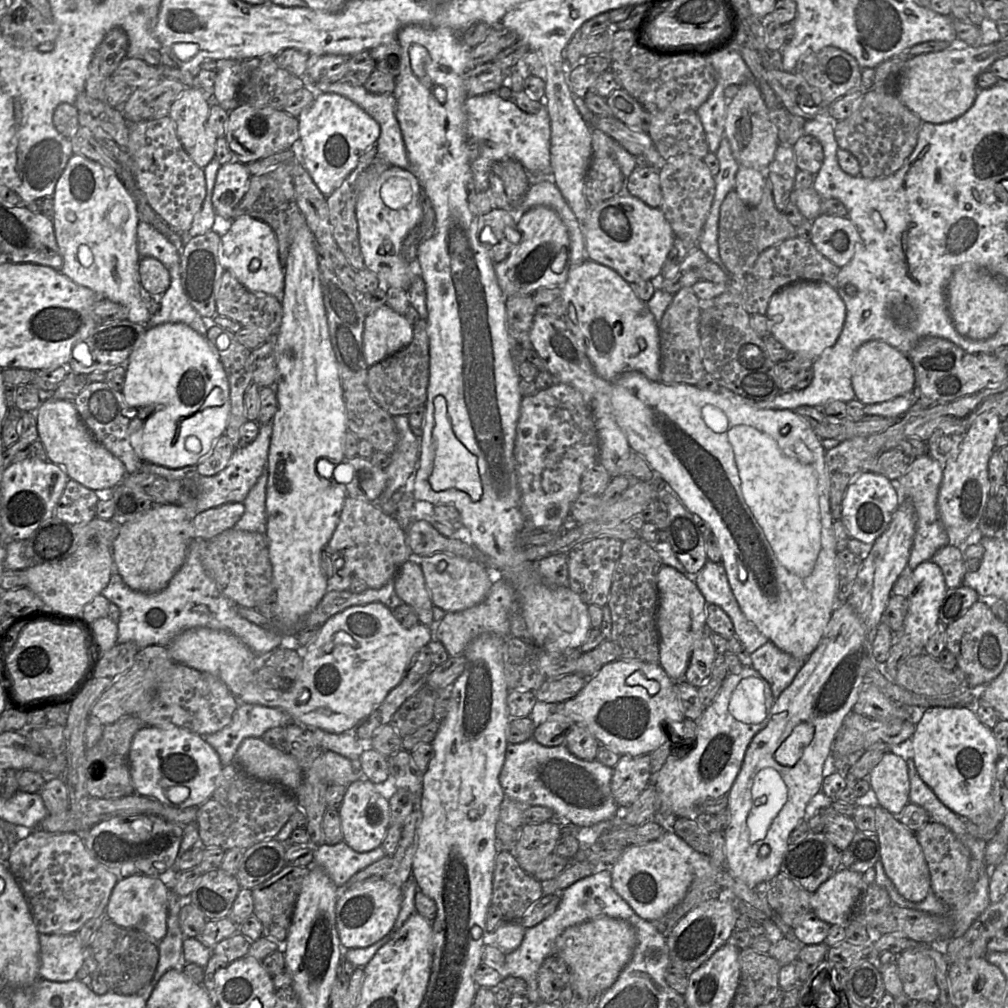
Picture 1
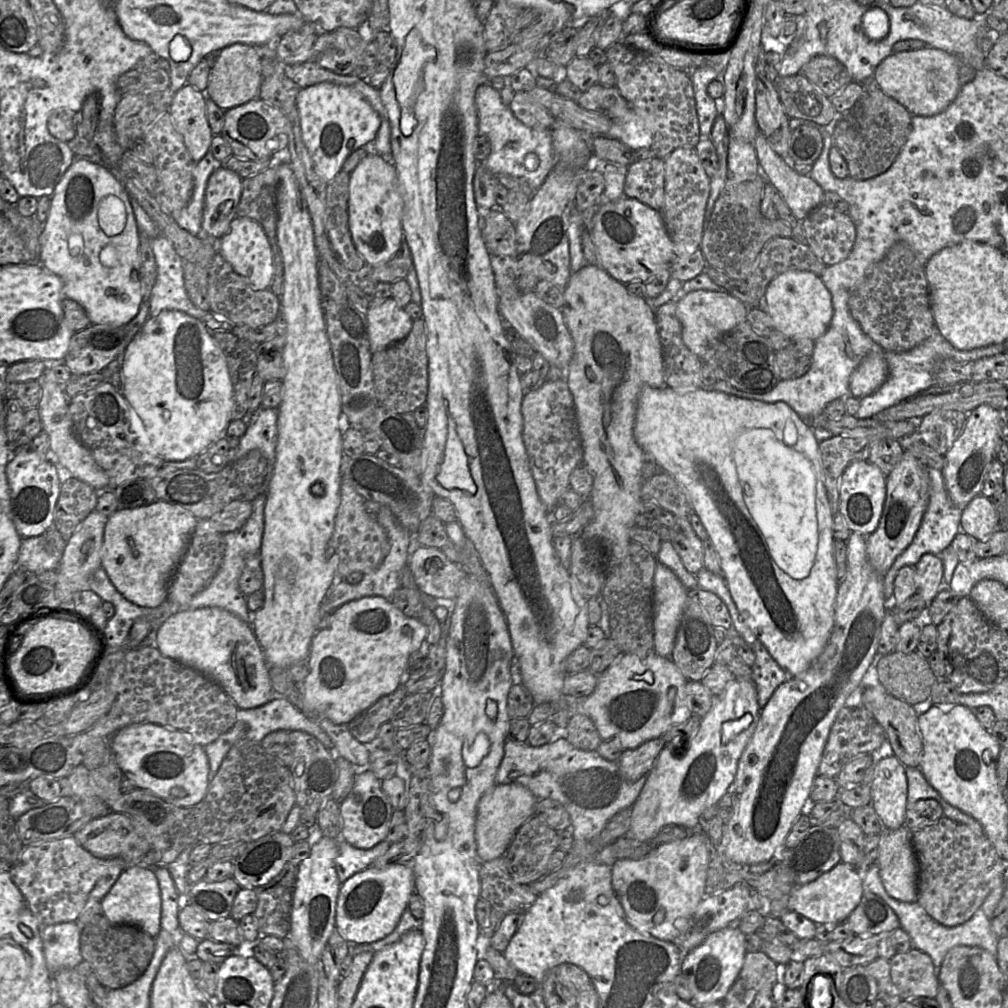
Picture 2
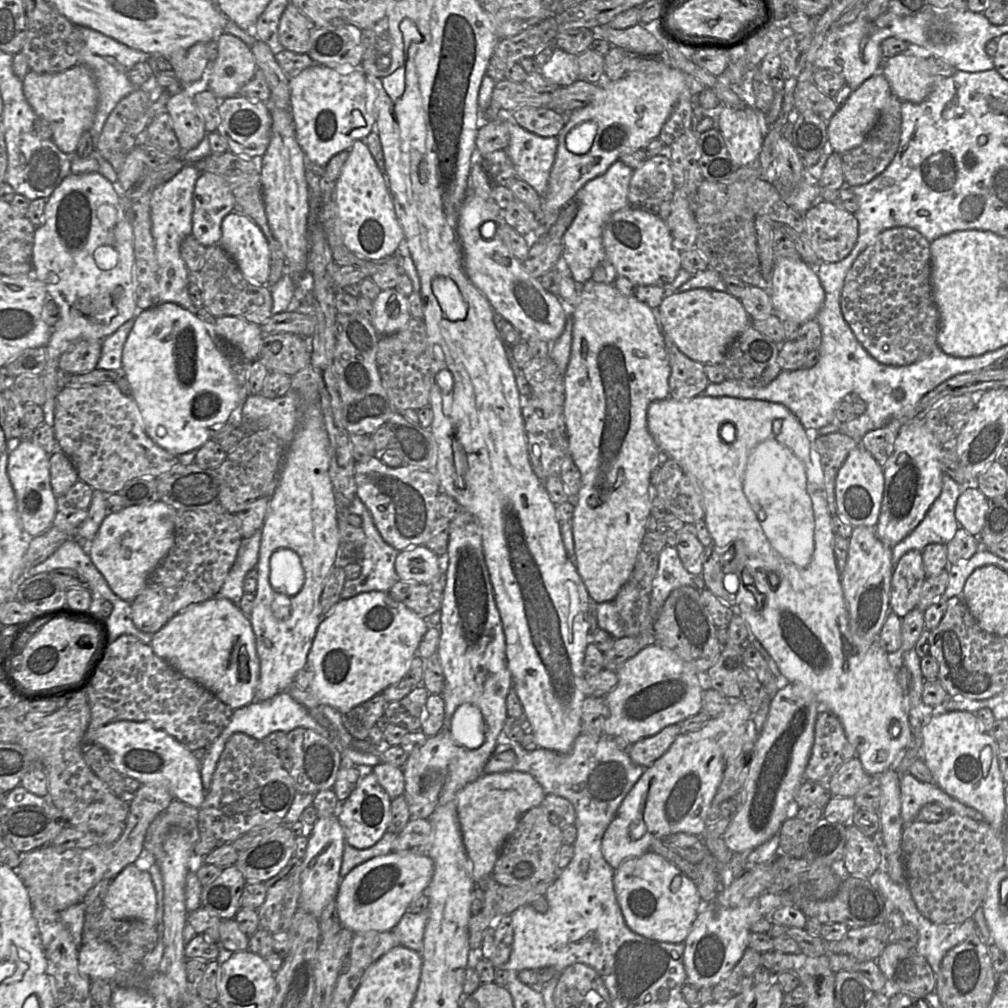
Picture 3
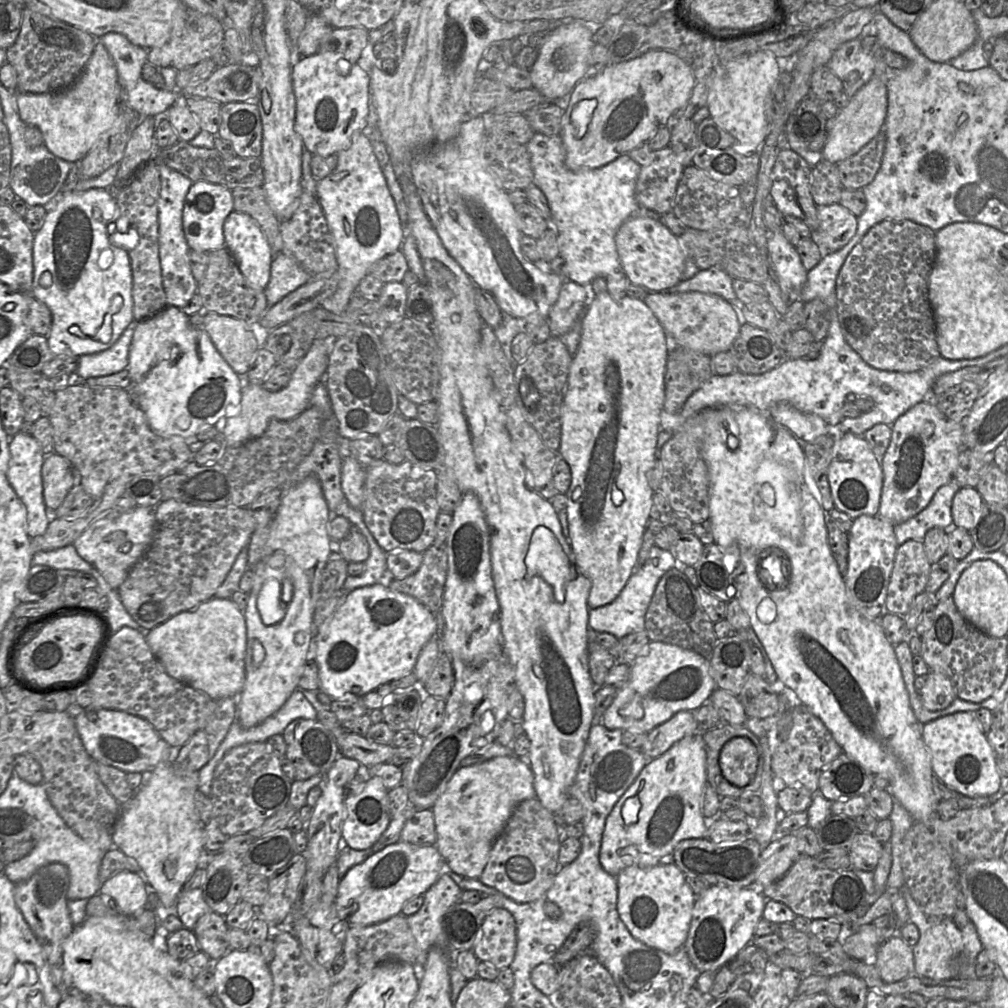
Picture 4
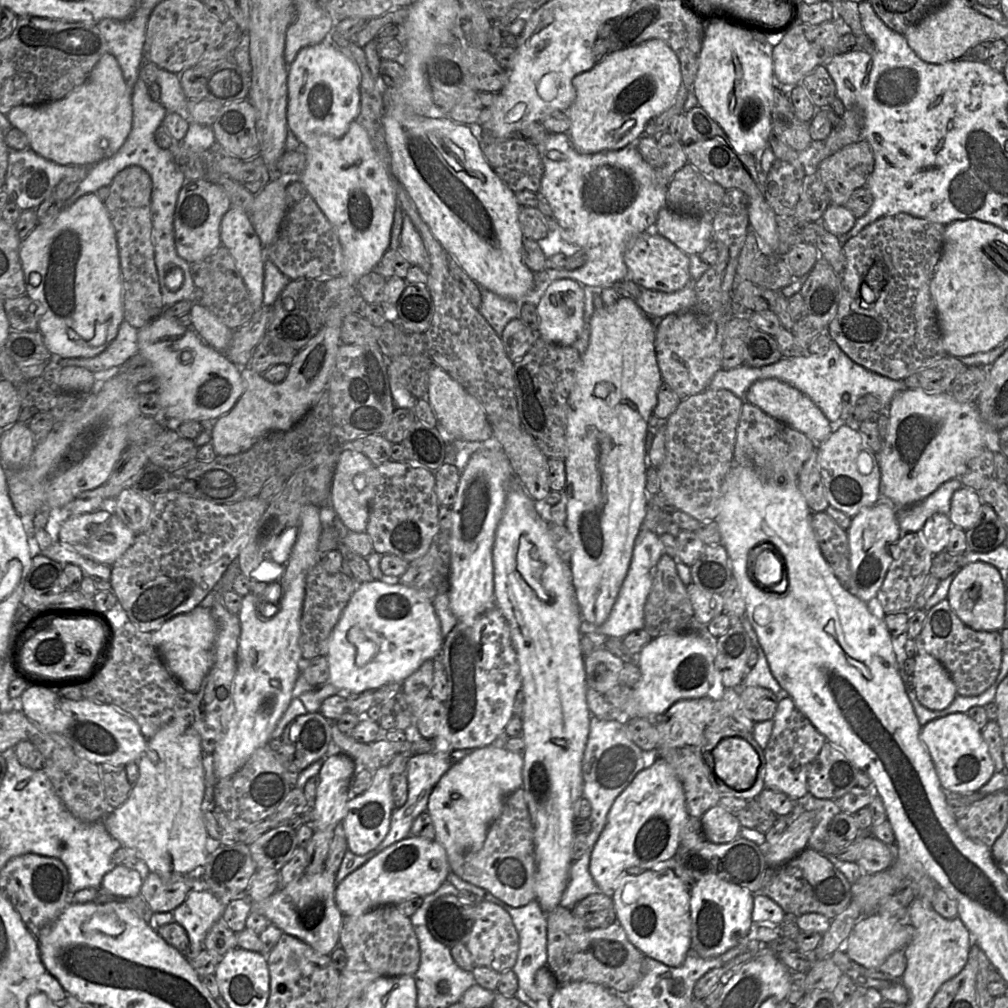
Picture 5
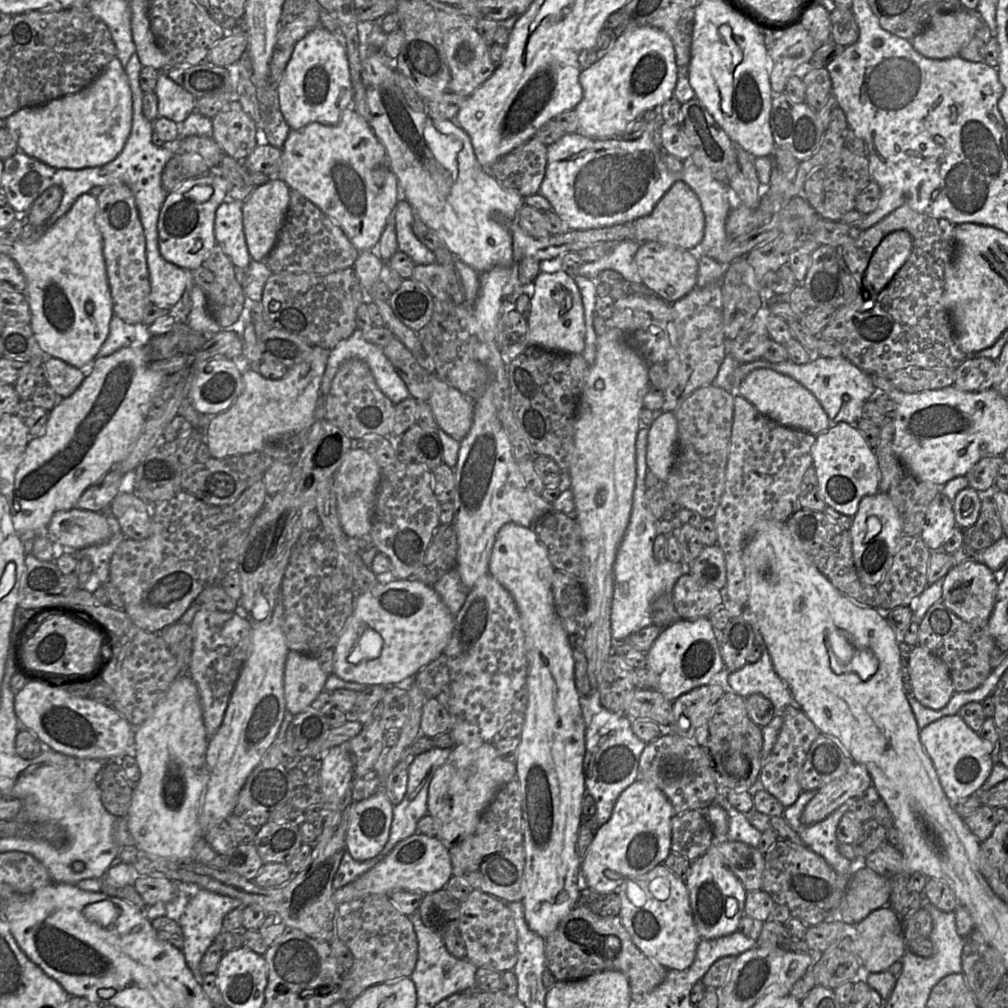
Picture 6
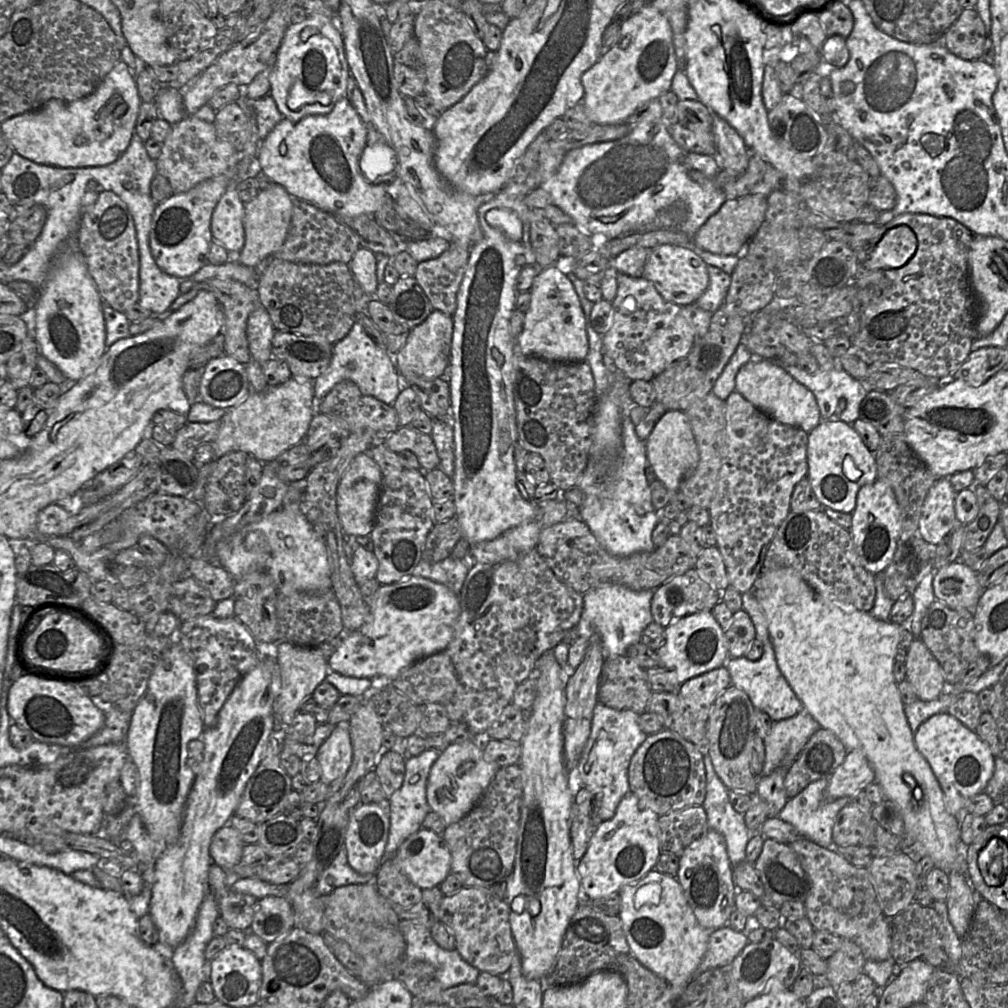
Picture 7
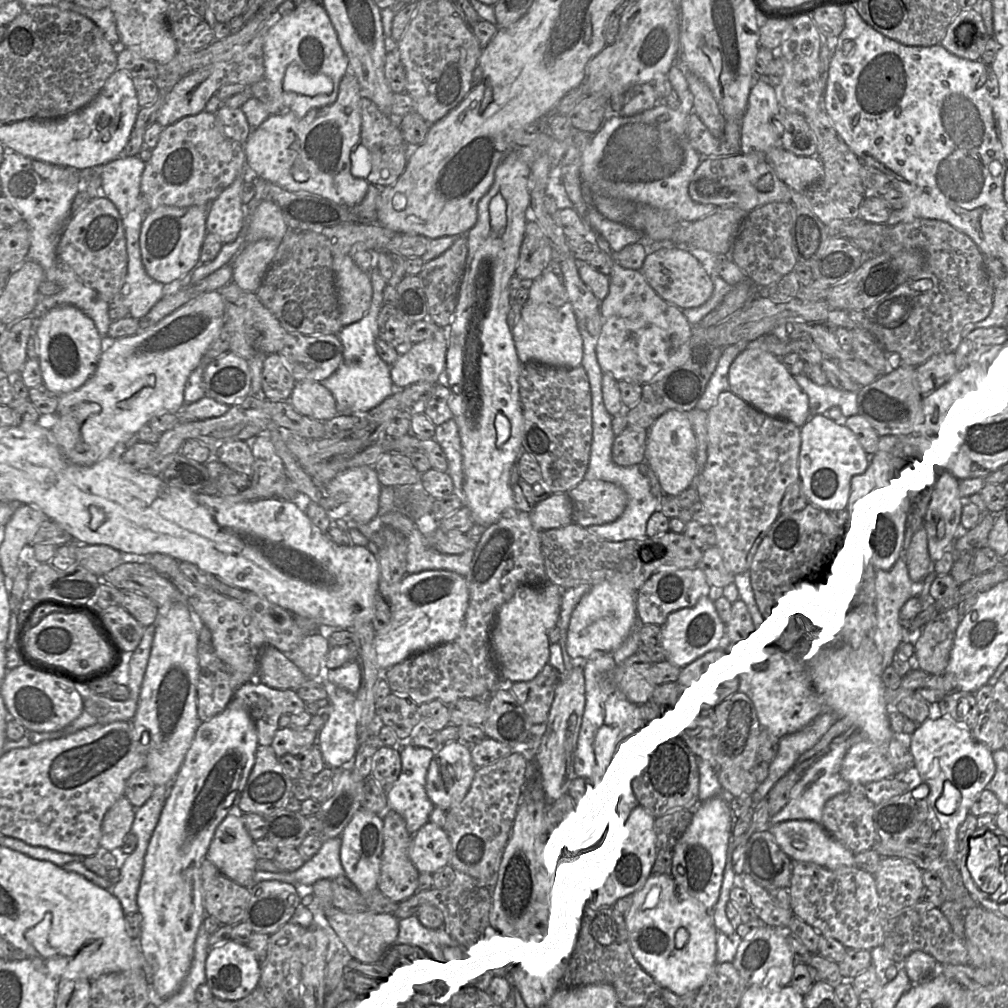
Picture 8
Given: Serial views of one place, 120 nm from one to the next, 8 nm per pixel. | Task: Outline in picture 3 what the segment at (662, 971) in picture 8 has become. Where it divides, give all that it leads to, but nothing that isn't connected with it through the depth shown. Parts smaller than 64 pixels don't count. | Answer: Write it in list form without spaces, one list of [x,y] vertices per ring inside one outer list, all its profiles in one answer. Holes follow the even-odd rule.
[[[647,851],[620,864],[613,877],[614,891],[625,923],[645,938],[683,943],[703,903],[695,882],[660,854]]]

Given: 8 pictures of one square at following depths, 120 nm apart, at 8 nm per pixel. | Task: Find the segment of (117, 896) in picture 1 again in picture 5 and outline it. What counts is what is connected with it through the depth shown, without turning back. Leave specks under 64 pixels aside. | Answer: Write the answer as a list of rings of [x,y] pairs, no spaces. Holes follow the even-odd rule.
[[[115,865],[102,879],[102,889],[119,897],[140,895],[143,879],[137,870]]]

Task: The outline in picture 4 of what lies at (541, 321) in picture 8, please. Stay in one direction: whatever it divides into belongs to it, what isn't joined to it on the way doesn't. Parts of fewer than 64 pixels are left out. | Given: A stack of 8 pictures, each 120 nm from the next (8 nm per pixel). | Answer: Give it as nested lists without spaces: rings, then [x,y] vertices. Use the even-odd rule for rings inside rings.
[[[565,280],[561,285],[558,299],[546,318],[551,334],[559,337],[567,333],[585,309],[585,287],[571,280]]]

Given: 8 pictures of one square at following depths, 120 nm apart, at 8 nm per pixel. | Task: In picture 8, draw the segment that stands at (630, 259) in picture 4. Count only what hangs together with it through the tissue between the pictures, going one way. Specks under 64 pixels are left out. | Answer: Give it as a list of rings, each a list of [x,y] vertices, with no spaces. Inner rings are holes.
[[[685,247],[660,248],[650,252],[641,272],[653,290],[667,303],[679,309],[696,308],[711,297],[714,285],[701,262]]]

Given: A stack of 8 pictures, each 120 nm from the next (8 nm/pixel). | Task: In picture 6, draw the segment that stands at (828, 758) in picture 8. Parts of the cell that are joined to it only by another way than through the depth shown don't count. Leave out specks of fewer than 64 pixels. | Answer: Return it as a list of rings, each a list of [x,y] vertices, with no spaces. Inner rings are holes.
[[[802,791],[794,804],[785,808],[783,817],[799,834],[802,843],[822,856],[838,875],[852,876],[856,865],[840,854],[836,838],[838,823],[842,815],[850,809],[852,800],[846,801],[822,821],[805,825],[801,821],[801,815],[806,804],[815,794],[816,791]]]

